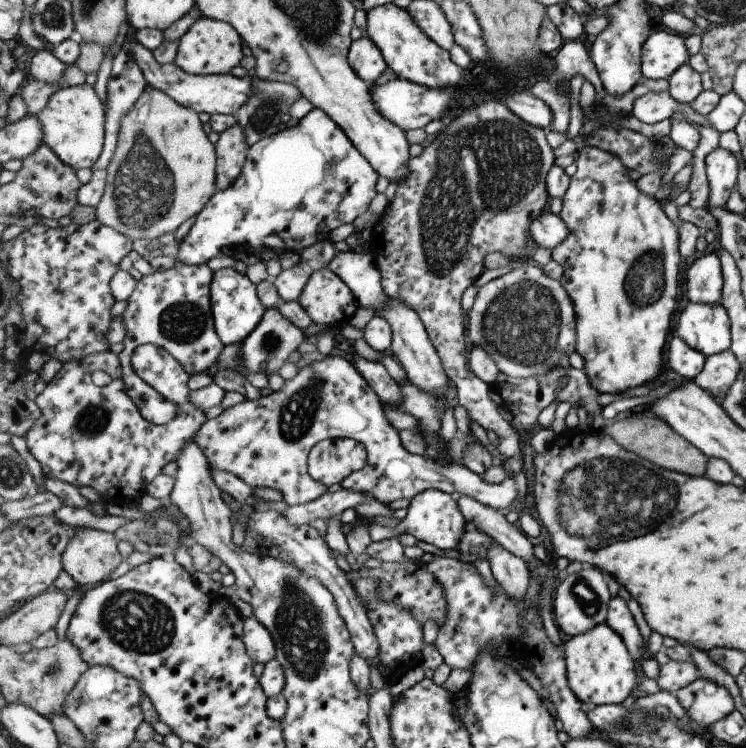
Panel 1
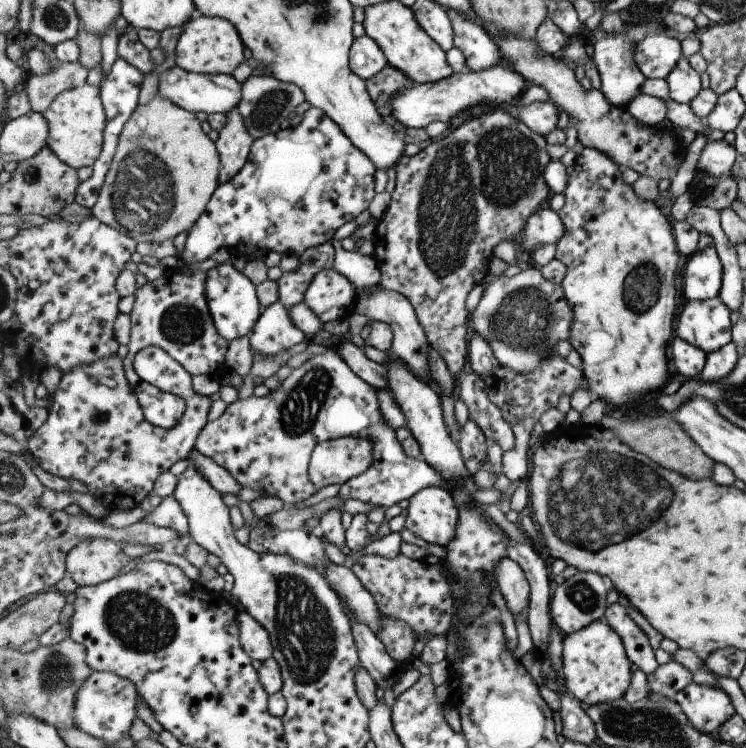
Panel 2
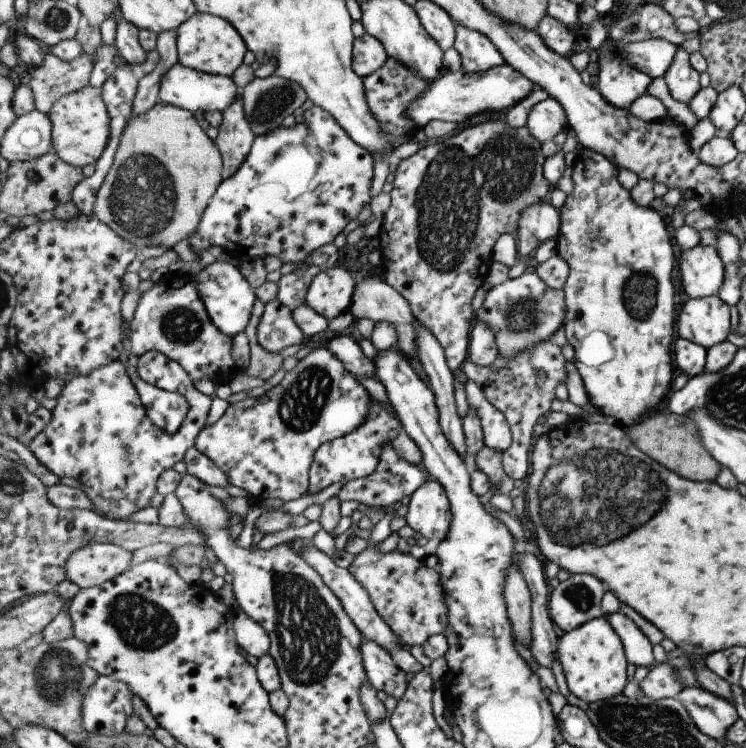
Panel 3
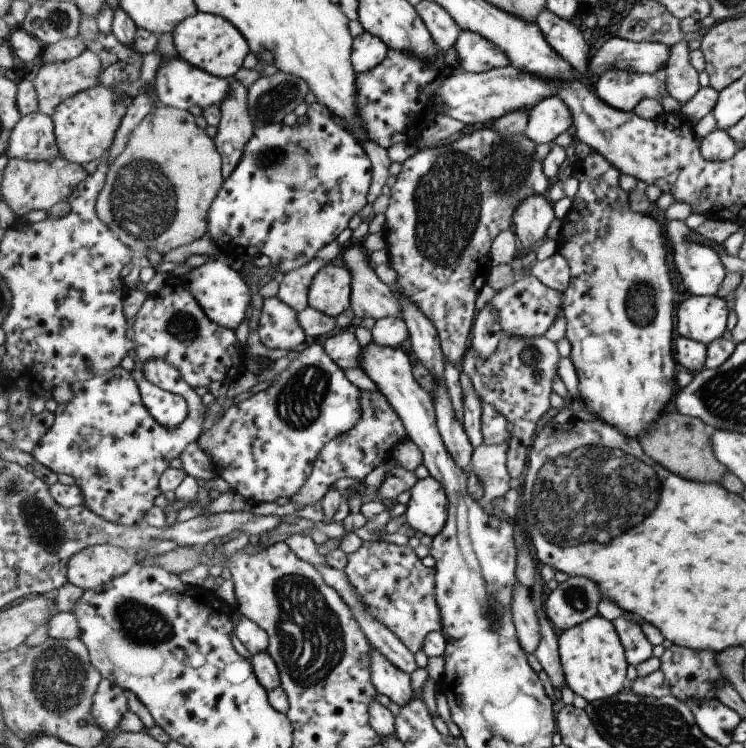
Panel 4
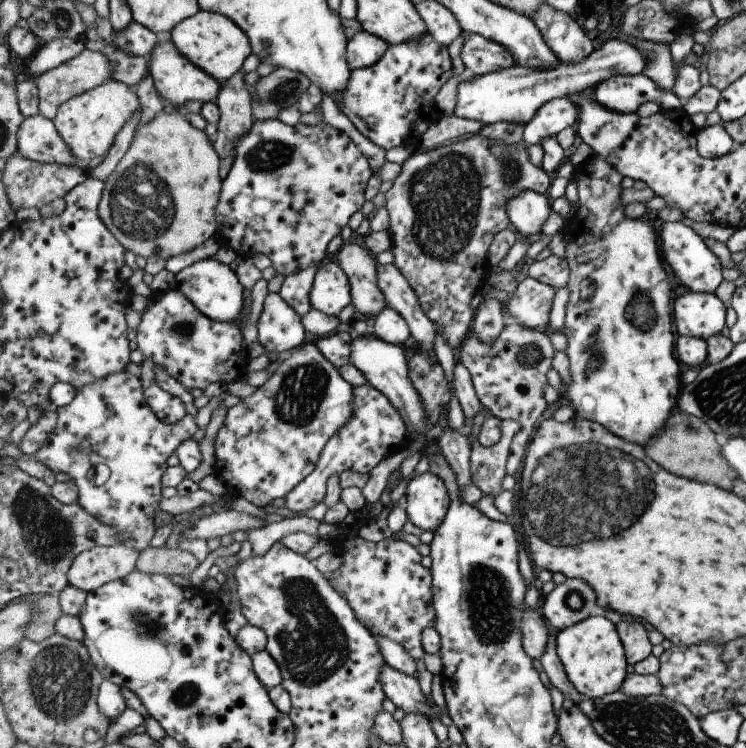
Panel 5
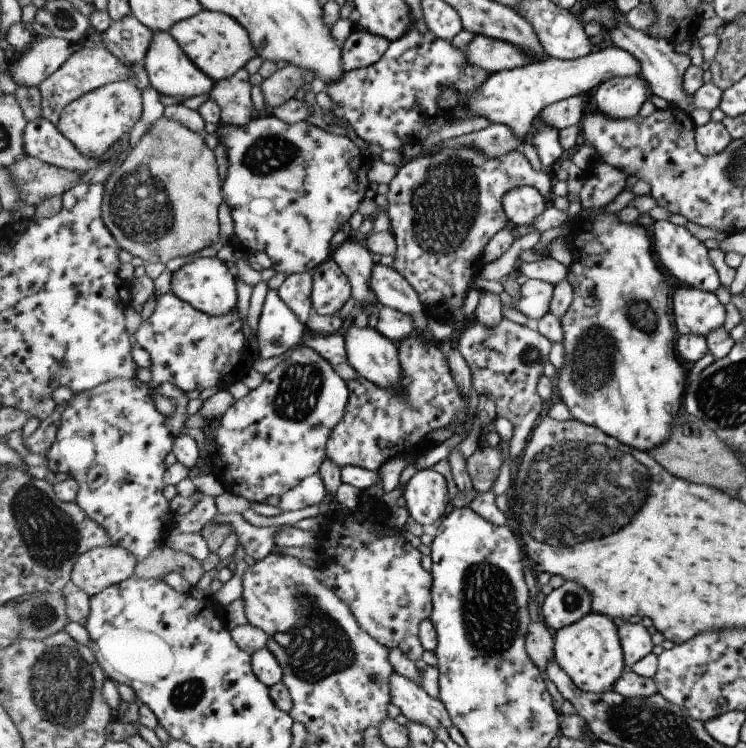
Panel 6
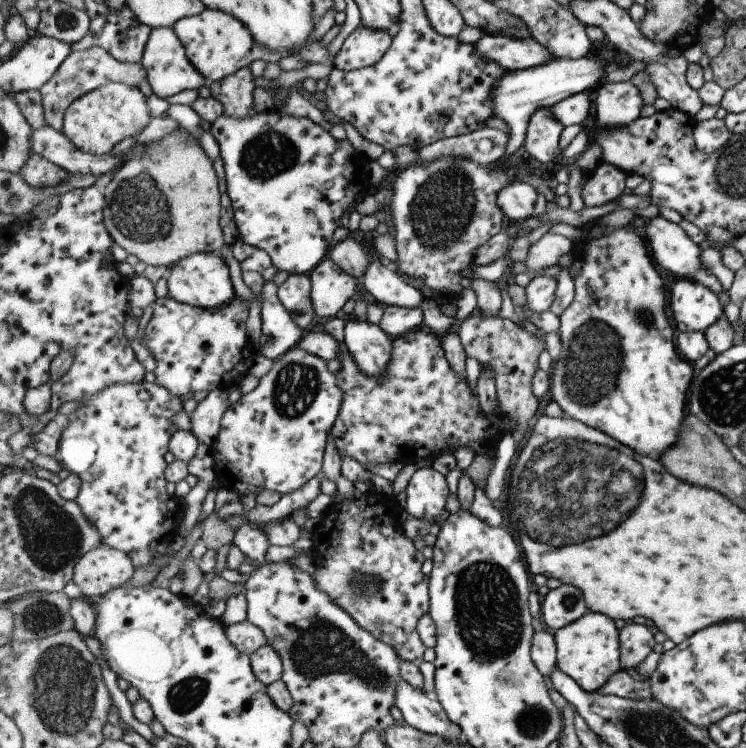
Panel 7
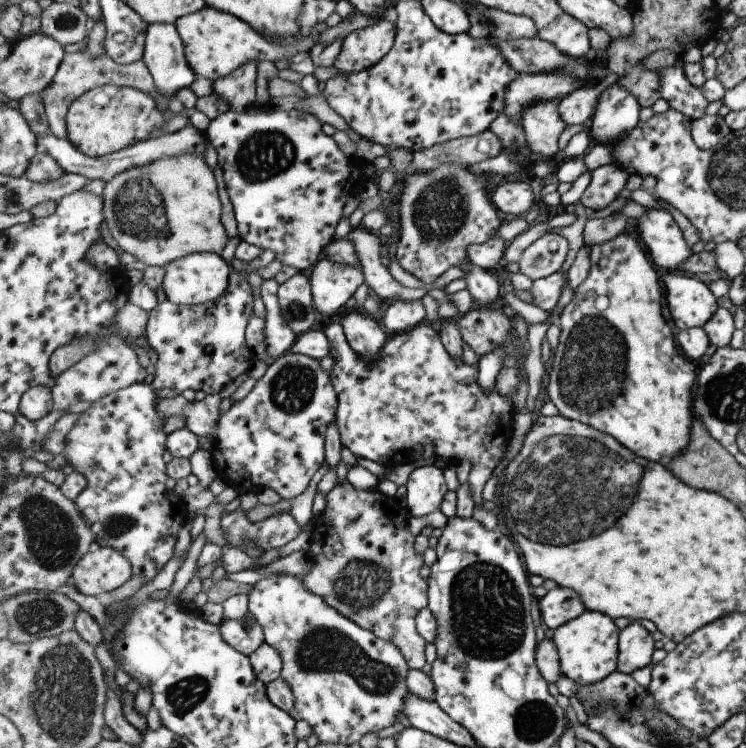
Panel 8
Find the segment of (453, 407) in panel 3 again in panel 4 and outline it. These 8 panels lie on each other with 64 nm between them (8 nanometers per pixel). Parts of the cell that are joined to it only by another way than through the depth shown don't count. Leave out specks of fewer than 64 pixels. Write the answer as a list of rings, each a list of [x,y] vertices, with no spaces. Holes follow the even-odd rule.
[[[389,262],[375,266],[375,270],[379,278],[381,278],[381,280],[383,280],[388,286],[391,286],[392,289],[402,298],[402,305],[404,306],[404,314],[402,315],[402,318],[405,324],[407,324],[413,351],[417,356],[417,360],[419,360],[434,375],[434,378],[438,380],[438,389],[434,392],[434,400],[440,434],[442,435],[443,441],[448,447],[448,450],[456,459],[458,466],[461,466],[461,468],[467,472],[467,475],[471,476],[473,473],[469,471],[468,467],[472,464],[472,457],[475,449],[471,445],[464,426],[459,422],[459,418],[457,418],[457,414],[455,414],[455,408],[453,408],[453,402],[451,402],[451,396],[449,396],[449,388],[447,388],[447,384],[445,384],[446,357],[444,356],[442,343],[439,339],[437,330],[431,323],[431,320],[425,318],[425,316],[418,310],[418,307],[409,298],[401,295],[394,288],[394,284],[398,280],[398,275],[390,266]]]

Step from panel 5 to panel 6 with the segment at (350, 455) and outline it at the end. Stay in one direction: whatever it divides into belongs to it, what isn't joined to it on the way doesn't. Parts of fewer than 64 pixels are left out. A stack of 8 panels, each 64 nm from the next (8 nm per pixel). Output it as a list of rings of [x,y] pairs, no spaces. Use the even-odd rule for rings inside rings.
[[[419,333],[417,336],[405,338],[398,345],[399,351],[399,360],[401,360],[401,366],[403,366],[403,390],[395,390],[395,386],[387,386],[381,387],[377,386],[375,382],[371,382],[367,380],[365,377],[361,377],[358,373],[355,376],[355,379],[347,380],[347,384],[350,386],[350,404],[347,406],[346,417],[343,418],[343,421],[339,422],[338,426],[334,427],[334,432],[331,433],[330,442],[327,445],[327,454],[326,458],[329,460],[333,460],[335,464],[339,464],[339,466],[347,466],[347,464],[353,466],[359,466],[361,468],[365,468],[367,470],[379,470],[381,466],[385,465],[387,461],[394,459],[395,456],[409,456],[411,454],[411,450],[415,450],[415,446],[429,434],[429,432],[433,432],[433,430],[437,430],[439,428],[445,428],[446,426],[454,426],[455,434],[463,434],[465,439],[469,434],[471,434],[472,422],[474,419],[474,415],[471,417],[470,421],[465,421],[465,411],[467,410],[467,398],[462,398],[463,390],[462,387],[459,386],[457,382],[455,382],[454,375],[452,374],[452,370],[450,369],[450,363],[448,362],[447,356],[443,356],[443,352],[435,345],[435,343],[431,340],[431,338]],[[319,472],[285,493],[281,497],[278,508],[281,512],[305,510],[307,506],[315,506],[323,502],[327,498],[327,493],[326,482],[323,482],[323,477]]]

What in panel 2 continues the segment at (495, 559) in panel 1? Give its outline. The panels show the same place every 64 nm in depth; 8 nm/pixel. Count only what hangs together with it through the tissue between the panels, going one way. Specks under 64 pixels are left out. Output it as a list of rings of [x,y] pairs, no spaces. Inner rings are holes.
[[[509,556],[503,558],[503,560],[499,562],[497,581],[498,589],[506,601],[509,612],[511,612],[513,616],[517,616],[525,609],[530,610],[531,587],[519,562],[515,562],[515,560]]]

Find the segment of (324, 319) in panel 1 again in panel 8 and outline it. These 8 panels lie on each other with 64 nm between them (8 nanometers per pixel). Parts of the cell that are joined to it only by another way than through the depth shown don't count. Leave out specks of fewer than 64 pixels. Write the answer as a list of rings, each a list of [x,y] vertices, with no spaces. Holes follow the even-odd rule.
[[[325,257],[308,273],[312,282],[314,306],[325,316],[344,311],[345,302],[366,282],[362,264],[351,266]]]

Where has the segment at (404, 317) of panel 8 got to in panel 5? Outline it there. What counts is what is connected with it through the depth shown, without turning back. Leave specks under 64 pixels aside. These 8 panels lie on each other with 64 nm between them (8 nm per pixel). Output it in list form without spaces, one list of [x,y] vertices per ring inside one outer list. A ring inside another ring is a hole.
[[[388,307],[383,310],[382,314],[379,314],[370,332],[377,339],[393,345],[403,345],[412,337],[405,318],[392,307]]]

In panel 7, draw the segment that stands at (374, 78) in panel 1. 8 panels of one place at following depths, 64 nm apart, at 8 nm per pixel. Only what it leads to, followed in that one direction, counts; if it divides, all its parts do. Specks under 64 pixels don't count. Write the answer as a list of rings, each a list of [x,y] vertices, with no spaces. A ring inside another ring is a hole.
[[[359,24],[346,38],[333,64],[343,72],[377,65],[394,44],[394,35],[387,30],[371,30]]]

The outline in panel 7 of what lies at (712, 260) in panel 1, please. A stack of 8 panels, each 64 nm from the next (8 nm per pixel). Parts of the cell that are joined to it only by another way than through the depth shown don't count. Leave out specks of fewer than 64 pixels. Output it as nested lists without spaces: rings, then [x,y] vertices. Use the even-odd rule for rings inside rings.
[[[659,214],[655,218],[651,218],[645,232],[647,240],[651,242],[651,250],[655,254],[655,262],[659,262],[659,266],[665,268],[665,270],[670,270],[675,278],[694,279],[695,282],[701,282],[703,286],[714,291],[715,294],[724,291],[715,275],[703,268],[703,264],[701,264],[703,250],[701,250],[699,243],[693,242],[693,238],[678,223],[670,222]]]

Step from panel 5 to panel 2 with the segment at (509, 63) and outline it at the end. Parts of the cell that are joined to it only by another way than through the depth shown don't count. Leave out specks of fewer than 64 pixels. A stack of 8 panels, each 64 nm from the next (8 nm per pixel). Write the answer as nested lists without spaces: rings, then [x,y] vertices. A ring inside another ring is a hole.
[[[449,9],[447,12],[452,19],[455,32],[455,47],[463,53],[466,68],[480,72],[498,65],[503,57],[502,51],[484,30],[484,26],[474,22],[469,15],[457,10]]]

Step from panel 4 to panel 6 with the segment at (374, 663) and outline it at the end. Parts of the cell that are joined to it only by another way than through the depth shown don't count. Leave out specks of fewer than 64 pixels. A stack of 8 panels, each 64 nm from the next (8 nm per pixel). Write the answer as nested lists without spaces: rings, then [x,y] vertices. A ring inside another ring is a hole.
[[[397,671],[391,678],[391,698],[408,723],[423,724],[434,731],[455,726],[440,698],[431,697],[417,682],[403,678]]]

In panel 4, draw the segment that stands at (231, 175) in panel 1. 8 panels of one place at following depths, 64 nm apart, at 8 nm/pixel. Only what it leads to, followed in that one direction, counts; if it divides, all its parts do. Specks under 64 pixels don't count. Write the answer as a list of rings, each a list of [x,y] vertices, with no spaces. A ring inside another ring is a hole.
[[[233,79],[230,98],[223,102],[220,110],[222,122],[214,142],[222,154],[222,174],[227,180],[238,169],[249,142],[255,137],[256,127],[250,116],[248,89]]]

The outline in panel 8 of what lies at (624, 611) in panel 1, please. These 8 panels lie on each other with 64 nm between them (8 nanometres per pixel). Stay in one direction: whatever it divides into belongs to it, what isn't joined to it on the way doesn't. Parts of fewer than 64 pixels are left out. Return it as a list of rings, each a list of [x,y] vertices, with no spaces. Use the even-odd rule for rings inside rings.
[[[631,621],[620,633],[619,650],[618,670],[631,674],[649,666],[657,649],[653,633],[643,628],[639,622]]]

